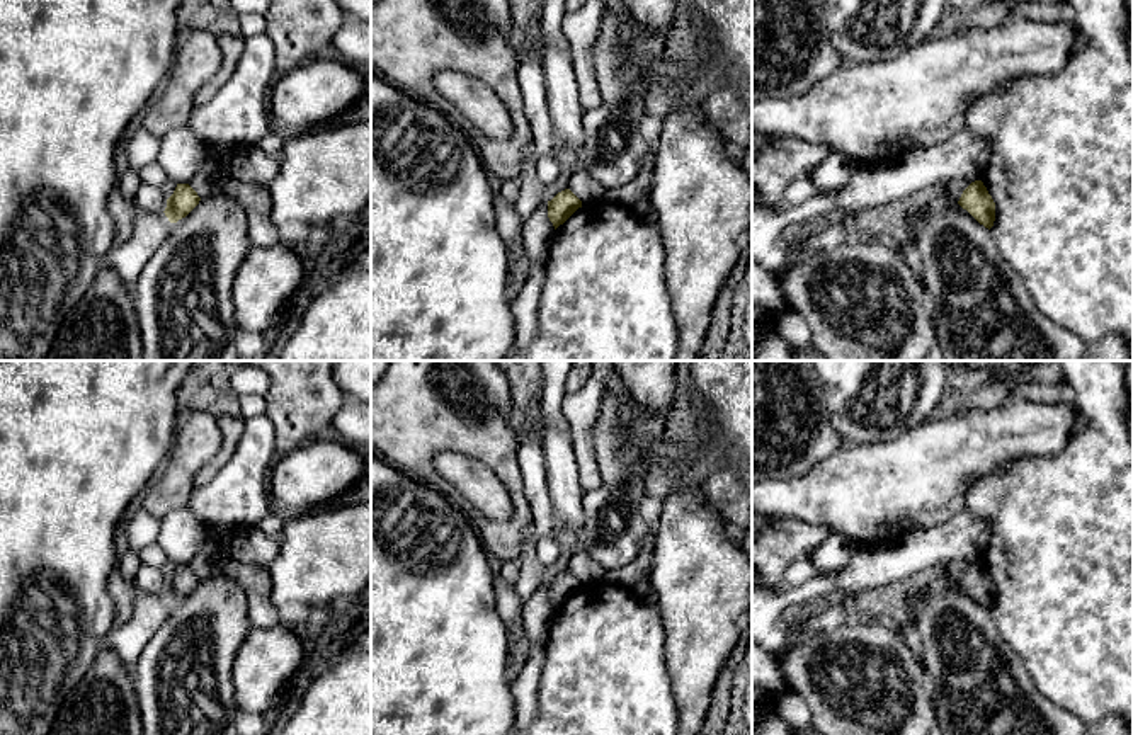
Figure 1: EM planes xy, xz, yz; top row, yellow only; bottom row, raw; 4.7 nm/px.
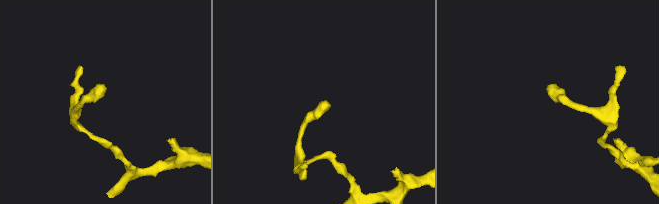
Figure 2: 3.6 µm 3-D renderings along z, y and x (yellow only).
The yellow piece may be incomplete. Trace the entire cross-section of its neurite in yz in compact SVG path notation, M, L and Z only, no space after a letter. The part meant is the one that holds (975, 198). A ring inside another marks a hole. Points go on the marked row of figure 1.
M982 180L971 182L961 194L958 204L980 225L992 228L995 221L995 202Z

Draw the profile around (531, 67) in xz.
M541 15L529 22L526 54L517 61L517 82L524 99L524 112L532 131L532 155L526 160L521 174L521 192L514 204L524 223L543 199L544 184L538 179L538 162L544 155L555 155L553 124L544 97L544 60L538 53L543 46Z

